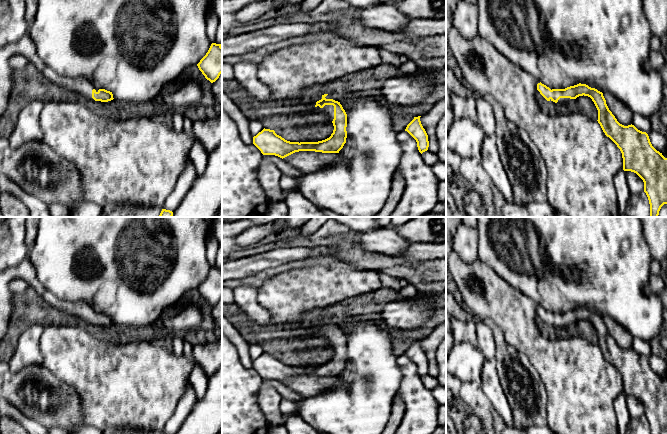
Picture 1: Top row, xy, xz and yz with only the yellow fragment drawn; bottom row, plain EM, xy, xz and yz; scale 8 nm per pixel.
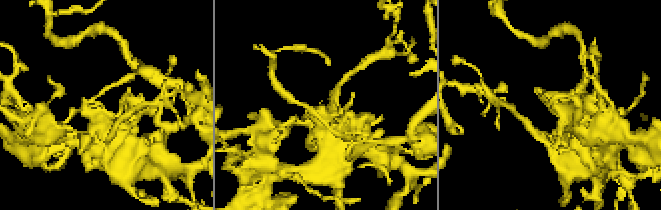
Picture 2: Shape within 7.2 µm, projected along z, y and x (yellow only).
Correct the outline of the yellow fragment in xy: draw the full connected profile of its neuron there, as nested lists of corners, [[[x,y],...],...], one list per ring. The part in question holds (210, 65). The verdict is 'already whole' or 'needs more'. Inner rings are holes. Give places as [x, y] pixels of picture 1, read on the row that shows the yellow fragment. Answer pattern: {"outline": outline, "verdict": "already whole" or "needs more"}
{"outline": [[[212,43],[206,55],[197,64],[199,70],[211,83],[222,73],[222,46]]], "verdict": "already whole"}

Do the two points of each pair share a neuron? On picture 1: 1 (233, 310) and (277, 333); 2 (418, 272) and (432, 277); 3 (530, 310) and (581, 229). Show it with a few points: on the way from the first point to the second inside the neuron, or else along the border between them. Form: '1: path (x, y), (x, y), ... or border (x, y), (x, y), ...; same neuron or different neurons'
1: path (242, 322), (253, 333), (265, 333); same neuron
2: path (421, 274), (429, 277); same neuron
3: border (515, 288), (528, 296), (536, 305); different neurons

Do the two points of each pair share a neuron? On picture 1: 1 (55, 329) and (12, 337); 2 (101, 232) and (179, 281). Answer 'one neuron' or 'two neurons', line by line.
1: two neurons
2: one neuron

